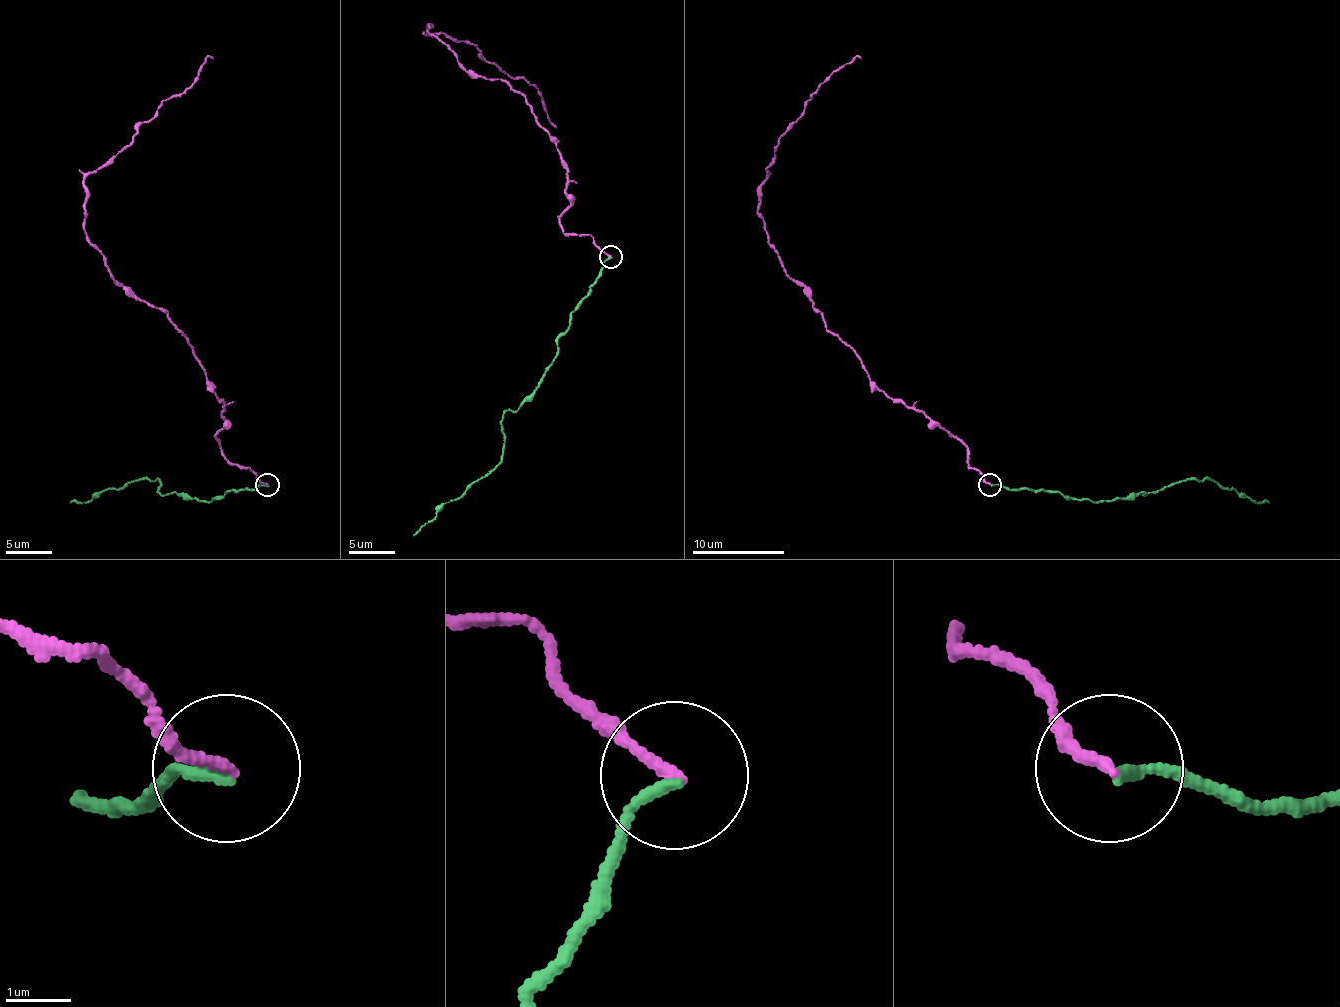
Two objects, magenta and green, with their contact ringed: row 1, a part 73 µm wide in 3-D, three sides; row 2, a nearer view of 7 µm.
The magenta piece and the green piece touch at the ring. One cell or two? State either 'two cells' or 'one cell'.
two cells

